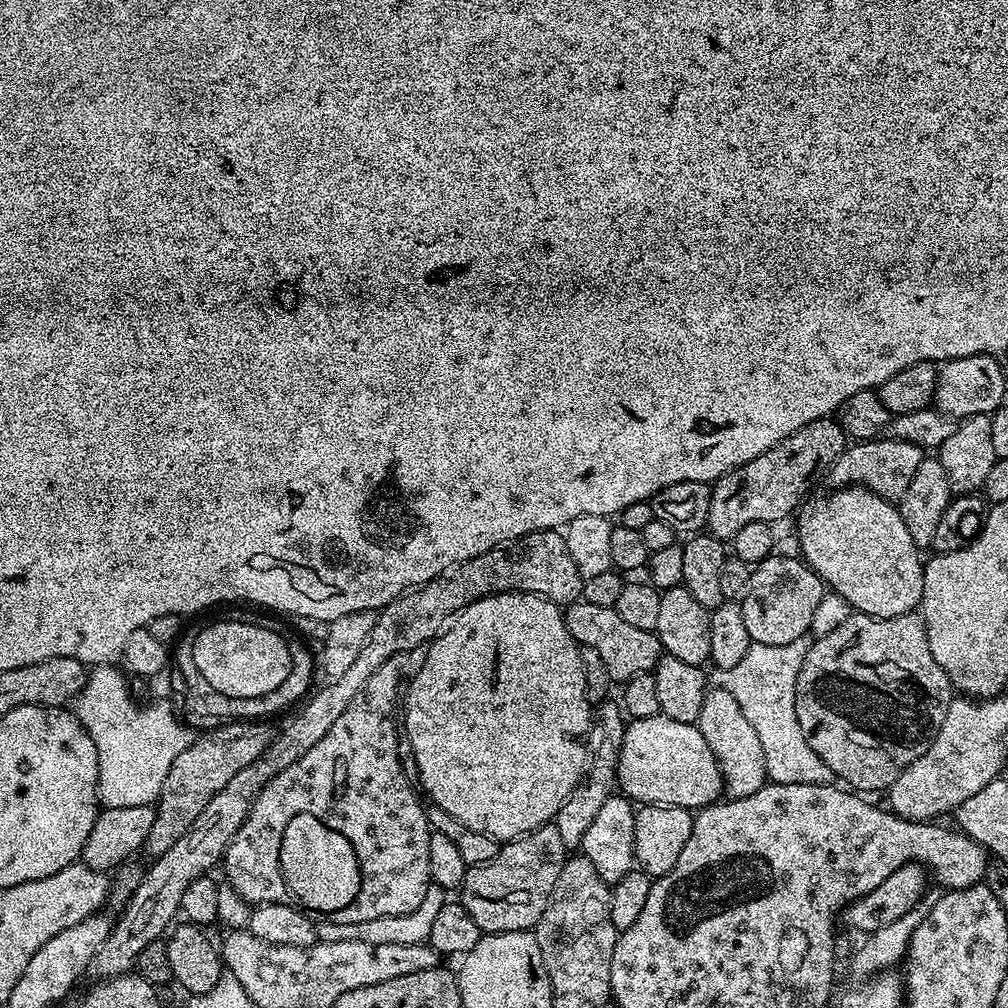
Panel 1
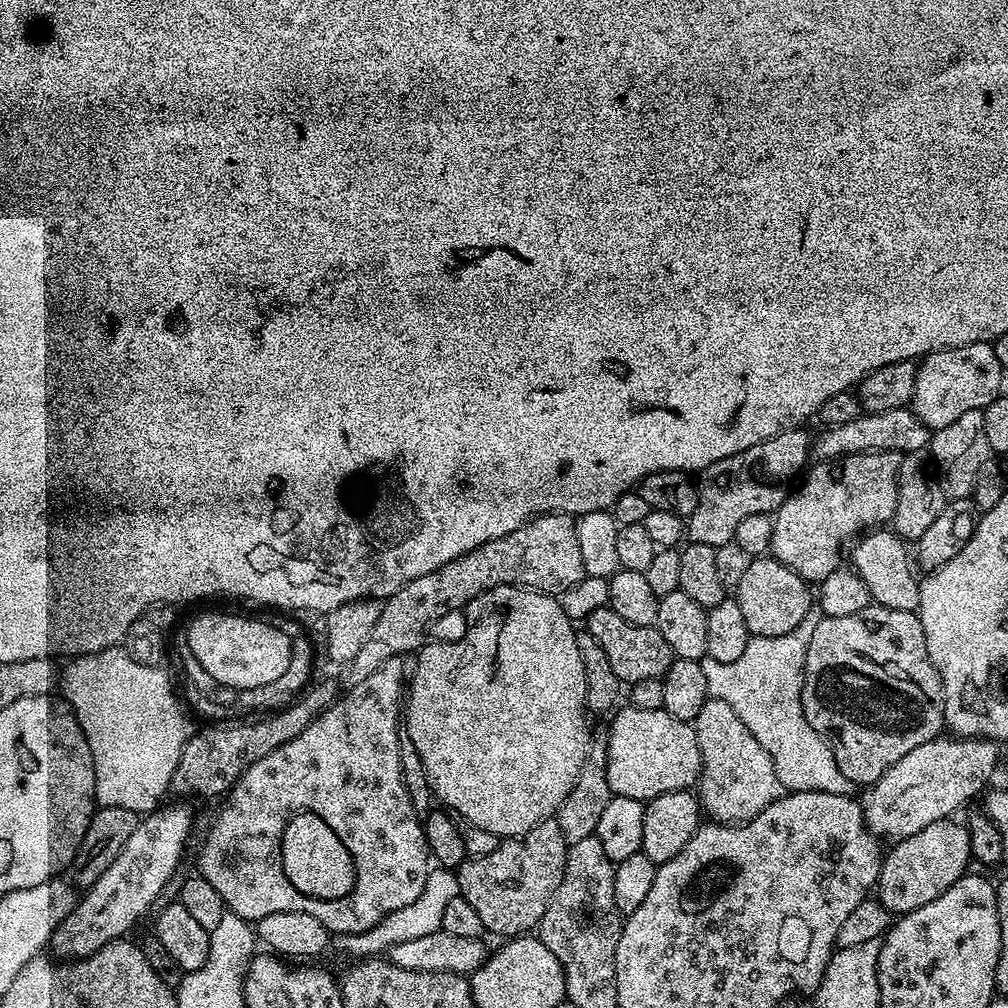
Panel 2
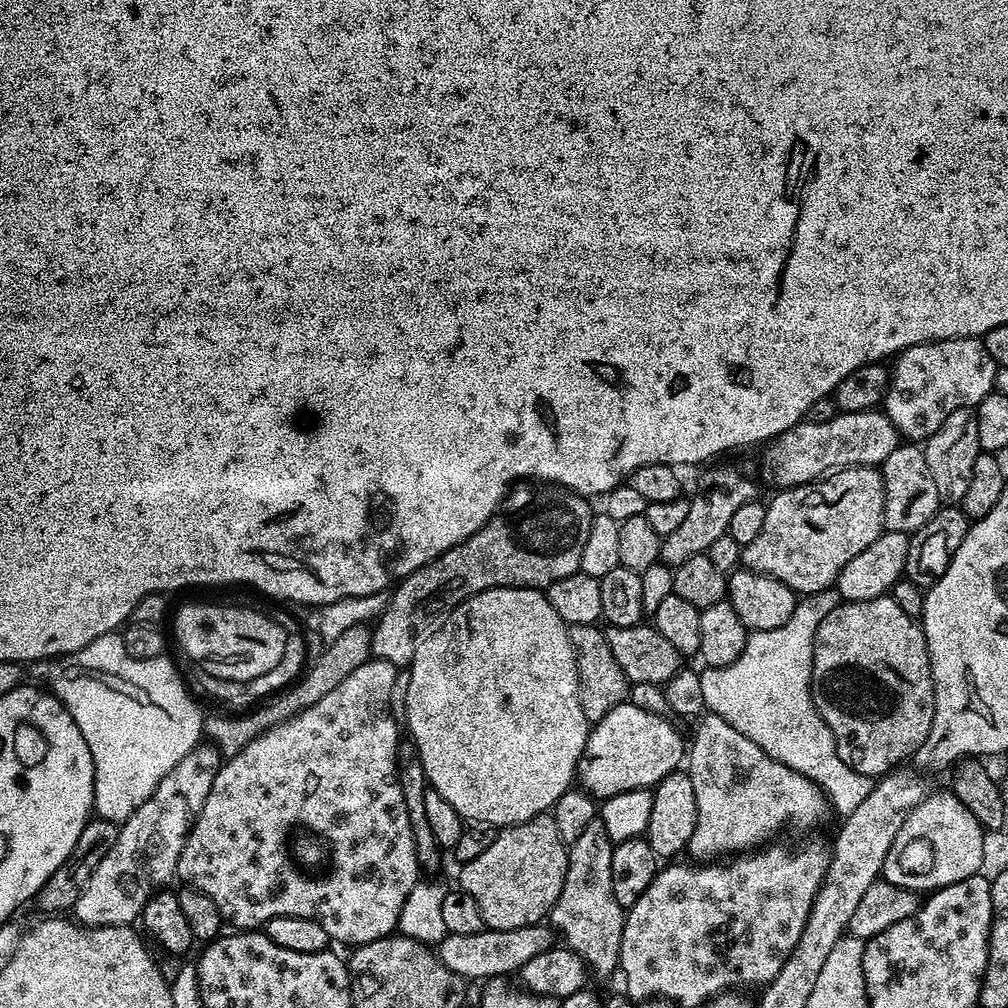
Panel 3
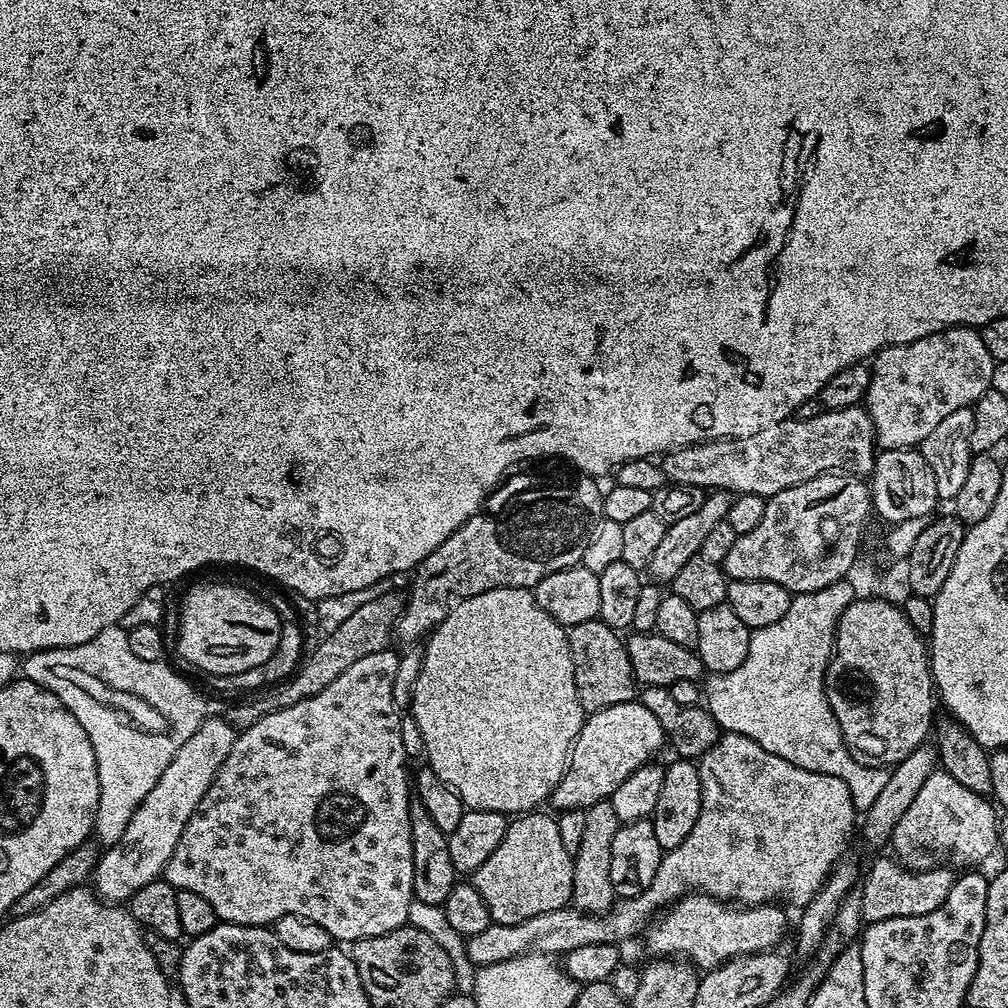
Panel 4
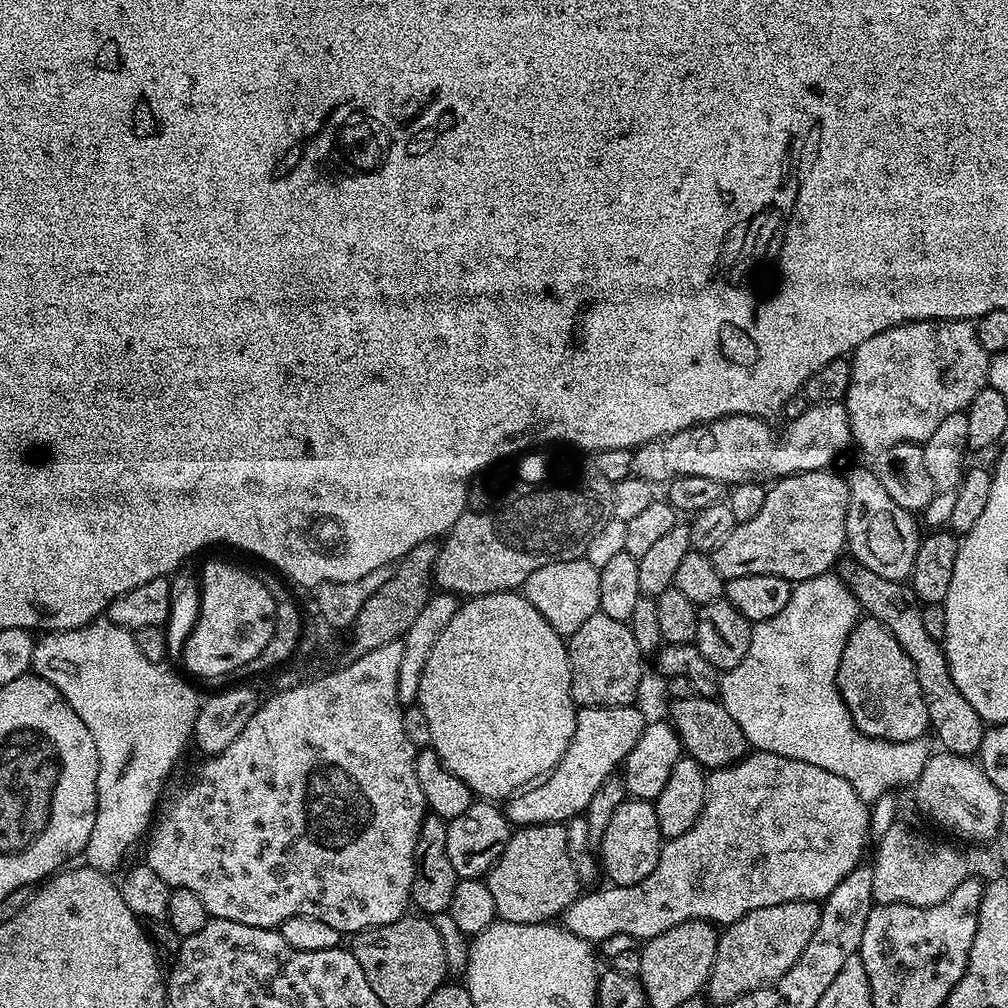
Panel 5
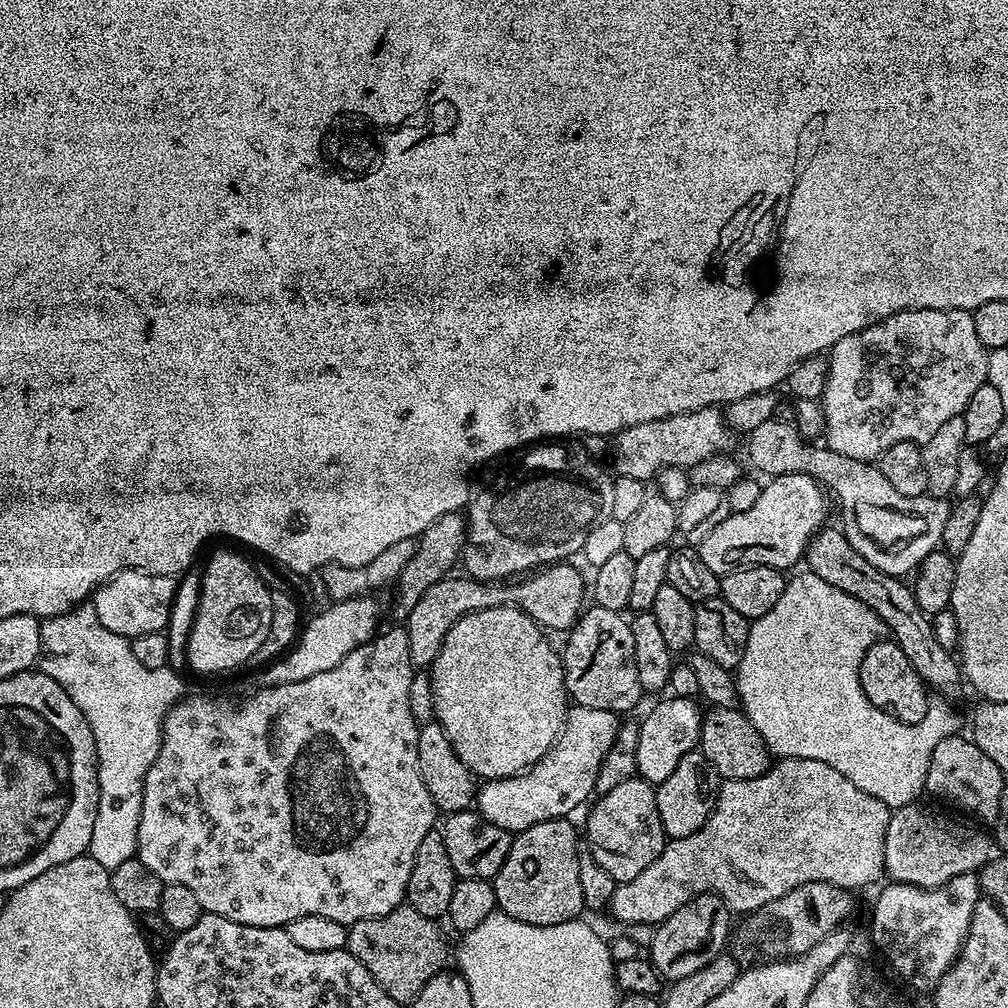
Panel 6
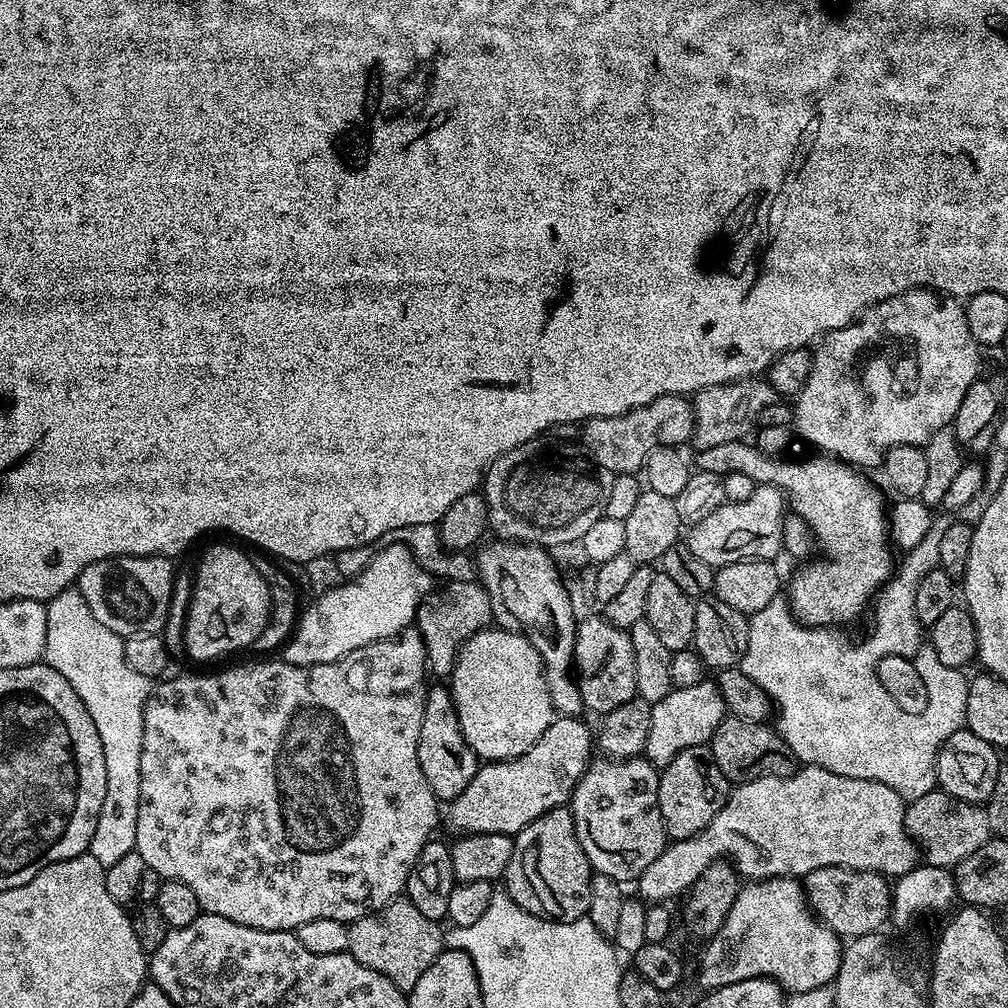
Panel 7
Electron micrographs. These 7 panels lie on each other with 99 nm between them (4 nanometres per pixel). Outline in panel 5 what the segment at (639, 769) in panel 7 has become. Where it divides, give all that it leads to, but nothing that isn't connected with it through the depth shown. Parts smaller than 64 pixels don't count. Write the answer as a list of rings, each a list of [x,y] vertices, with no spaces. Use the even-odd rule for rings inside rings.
[[[625,799],[623,804],[614,810],[614,818],[610,818],[610,826],[598,842],[598,860],[602,872],[608,876],[613,885],[630,886],[642,882],[654,866],[658,866],[662,837],[658,830],[658,814],[656,805],[651,800]]]

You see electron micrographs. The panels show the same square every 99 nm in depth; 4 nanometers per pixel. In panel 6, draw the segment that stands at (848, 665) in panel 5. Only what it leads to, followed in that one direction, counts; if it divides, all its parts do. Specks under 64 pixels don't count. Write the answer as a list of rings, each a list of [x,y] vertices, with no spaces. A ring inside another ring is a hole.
[[[883,638],[868,648],[860,667],[860,685],[872,705],[888,712],[895,720],[900,720],[903,724],[917,724],[926,718],[930,701],[929,689],[914,666],[910,666],[910,658],[902,654],[895,640]]]

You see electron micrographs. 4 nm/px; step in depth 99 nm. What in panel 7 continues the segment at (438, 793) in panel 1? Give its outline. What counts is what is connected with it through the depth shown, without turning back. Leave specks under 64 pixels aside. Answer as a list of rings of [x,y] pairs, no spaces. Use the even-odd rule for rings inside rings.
[[[489,626],[474,634],[461,646],[450,682],[458,726],[481,761],[516,760],[546,734],[553,722],[544,663],[520,632]]]

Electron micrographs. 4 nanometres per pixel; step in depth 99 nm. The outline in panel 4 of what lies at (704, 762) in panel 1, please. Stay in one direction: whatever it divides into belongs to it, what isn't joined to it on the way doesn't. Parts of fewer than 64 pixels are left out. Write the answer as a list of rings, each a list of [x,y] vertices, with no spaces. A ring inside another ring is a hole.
[[[636,700],[606,706],[591,713],[572,743],[568,766],[552,792],[550,804],[560,812],[569,812],[575,808],[586,809],[609,799],[614,790],[618,790],[618,786],[622,786],[622,782],[634,774],[634,770],[655,761],[660,747],[665,747],[665,744],[664,731],[658,718],[654,718],[654,714],[650,714],[650,710]]]

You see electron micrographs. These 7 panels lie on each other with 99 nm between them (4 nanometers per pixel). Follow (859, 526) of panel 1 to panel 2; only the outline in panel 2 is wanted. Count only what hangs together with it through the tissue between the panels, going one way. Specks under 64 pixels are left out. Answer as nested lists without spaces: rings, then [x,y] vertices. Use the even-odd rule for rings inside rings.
[[[872,530],[861,535],[851,545],[851,567],[862,578],[869,597],[883,608],[916,612],[920,607],[920,580],[912,573],[913,561],[910,548],[892,530]],[[888,531],[888,532],[884,532]],[[853,547],[853,548],[852,548]],[[909,560],[909,561],[908,561]]]

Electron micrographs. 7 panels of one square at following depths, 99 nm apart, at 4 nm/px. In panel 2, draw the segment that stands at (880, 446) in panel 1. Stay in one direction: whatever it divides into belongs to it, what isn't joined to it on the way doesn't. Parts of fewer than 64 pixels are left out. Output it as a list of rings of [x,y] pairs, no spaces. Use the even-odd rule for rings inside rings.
[[[859,452],[853,456],[839,456],[837,460],[813,463],[803,477],[804,485],[797,492],[795,489],[788,495],[772,516],[772,559],[782,562],[794,570],[794,574],[809,582],[830,578],[830,574],[841,567],[840,551],[843,550],[844,543],[846,548],[849,542],[855,541],[861,534],[879,529],[891,521],[898,502],[896,481],[901,459],[901,453],[898,452]]]

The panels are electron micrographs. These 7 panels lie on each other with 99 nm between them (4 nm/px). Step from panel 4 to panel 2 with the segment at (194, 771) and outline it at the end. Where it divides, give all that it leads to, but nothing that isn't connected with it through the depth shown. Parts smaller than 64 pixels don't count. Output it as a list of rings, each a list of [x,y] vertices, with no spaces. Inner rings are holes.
[[[180,804],[173,808],[163,808],[147,813],[139,821],[114,862],[75,901],[73,911],[53,931],[50,948],[60,958],[83,958],[102,950],[102,946],[127,937],[128,931],[148,911],[153,911],[152,903],[171,880],[180,862],[180,855],[184,852],[184,843],[192,832],[190,809]]]

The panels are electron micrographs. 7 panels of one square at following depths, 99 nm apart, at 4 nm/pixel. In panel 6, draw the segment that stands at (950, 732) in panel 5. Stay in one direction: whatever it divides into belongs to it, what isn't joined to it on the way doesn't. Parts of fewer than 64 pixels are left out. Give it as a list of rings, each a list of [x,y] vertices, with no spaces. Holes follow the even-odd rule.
[[[831,526],[819,529],[809,542],[806,568],[807,571],[818,574],[818,578],[830,582],[830,586],[838,586],[842,594],[858,598],[858,602],[864,602],[876,613],[890,633],[891,639],[895,640],[902,650],[902,654],[910,658],[910,666],[914,666],[916,673],[923,678],[925,685],[933,693],[944,698],[953,698],[952,696],[959,694],[962,669],[957,657],[949,648],[941,646],[938,638],[934,638],[931,619],[920,609],[911,587],[901,577],[883,573],[870,565],[857,550],[854,550],[843,531],[839,527],[831,528]]]

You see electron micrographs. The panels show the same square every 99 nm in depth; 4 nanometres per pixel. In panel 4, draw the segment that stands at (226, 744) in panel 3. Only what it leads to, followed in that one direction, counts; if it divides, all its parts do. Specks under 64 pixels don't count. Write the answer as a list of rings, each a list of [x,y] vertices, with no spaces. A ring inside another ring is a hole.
[[[381,591],[374,598],[370,598],[370,602],[366,602],[354,614],[350,614],[350,618],[346,618],[346,622],[342,622],[338,630],[327,633],[323,637],[324,641],[313,652],[311,649],[307,653],[295,675],[279,684],[268,685],[255,698],[233,703],[236,705],[226,712],[228,723],[237,730],[249,728],[254,726],[254,722],[258,722],[258,718],[274,714],[274,710],[294,706],[294,702],[326,690],[326,686],[330,686],[330,682],[334,682],[334,678],[338,678],[338,674],[343,674],[349,666],[354,666],[358,658],[366,658],[366,654],[374,654],[393,643],[396,624],[400,620],[400,615],[404,613],[405,603],[405,597],[401,593],[399,596],[396,592]]]

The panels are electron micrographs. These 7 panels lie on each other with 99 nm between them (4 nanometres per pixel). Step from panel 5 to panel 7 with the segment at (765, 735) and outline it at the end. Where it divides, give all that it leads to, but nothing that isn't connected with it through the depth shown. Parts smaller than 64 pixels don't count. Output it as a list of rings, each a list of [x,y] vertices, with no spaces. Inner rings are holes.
[[[779,595],[774,598],[774,602],[770,602],[770,606],[766,606],[766,610],[758,610],[748,617],[746,654],[740,659],[738,667],[740,671],[748,675],[750,682],[758,682],[758,686],[762,688],[765,694],[768,695],[769,700],[778,709],[774,727],[786,742],[786,746],[790,746],[790,750],[801,765],[825,768],[834,774],[842,774],[846,778],[862,778],[870,782],[880,782],[882,786],[893,788],[906,802],[921,798],[922,795],[937,787],[936,760],[938,750],[941,749],[943,742],[946,742],[952,734],[957,733],[960,728],[966,726],[966,694],[968,693],[969,679],[961,669],[945,666],[942,662],[938,662],[938,654],[935,653],[932,644],[930,642],[923,643],[917,650],[914,663],[918,674],[922,677],[922,682],[925,682],[927,686],[928,708],[922,714],[906,714],[894,702],[894,698],[884,700],[884,687],[882,682],[878,682],[878,674],[872,668],[872,652],[868,652],[868,648],[852,648],[856,640],[851,635],[847,636],[844,632],[847,631],[836,626],[805,626],[801,624],[796,615],[792,613],[791,604],[788,603],[783,595]]]

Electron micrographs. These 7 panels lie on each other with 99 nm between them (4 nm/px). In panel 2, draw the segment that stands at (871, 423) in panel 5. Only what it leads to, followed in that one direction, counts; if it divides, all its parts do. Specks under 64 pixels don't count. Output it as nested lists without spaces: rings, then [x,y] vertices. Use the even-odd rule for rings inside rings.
[[[991,343],[943,348],[923,357],[916,366],[916,381],[911,410],[930,430],[950,426],[966,410],[982,410],[1001,395],[1000,383],[1006,376]]]

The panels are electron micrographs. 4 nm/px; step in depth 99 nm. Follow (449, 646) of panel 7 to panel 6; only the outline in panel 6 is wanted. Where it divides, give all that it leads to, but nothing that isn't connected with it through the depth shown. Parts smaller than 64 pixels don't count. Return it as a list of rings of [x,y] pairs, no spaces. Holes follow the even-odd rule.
[[[450,574],[430,586],[419,598],[417,605],[405,617],[404,627],[410,643],[410,658],[413,667],[431,667],[432,660],[441,649],[445,634],[460,616],[478,610],[500,608],[506,606],[506,587],[504,584],[475,580],[469,576]]]

